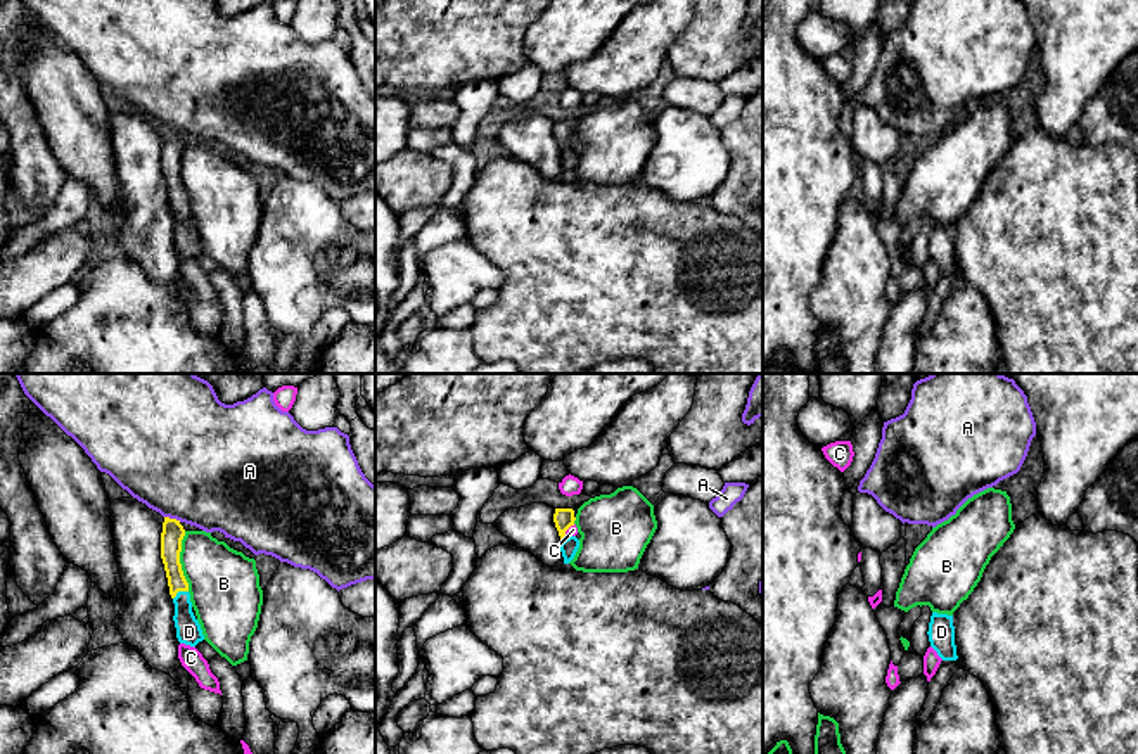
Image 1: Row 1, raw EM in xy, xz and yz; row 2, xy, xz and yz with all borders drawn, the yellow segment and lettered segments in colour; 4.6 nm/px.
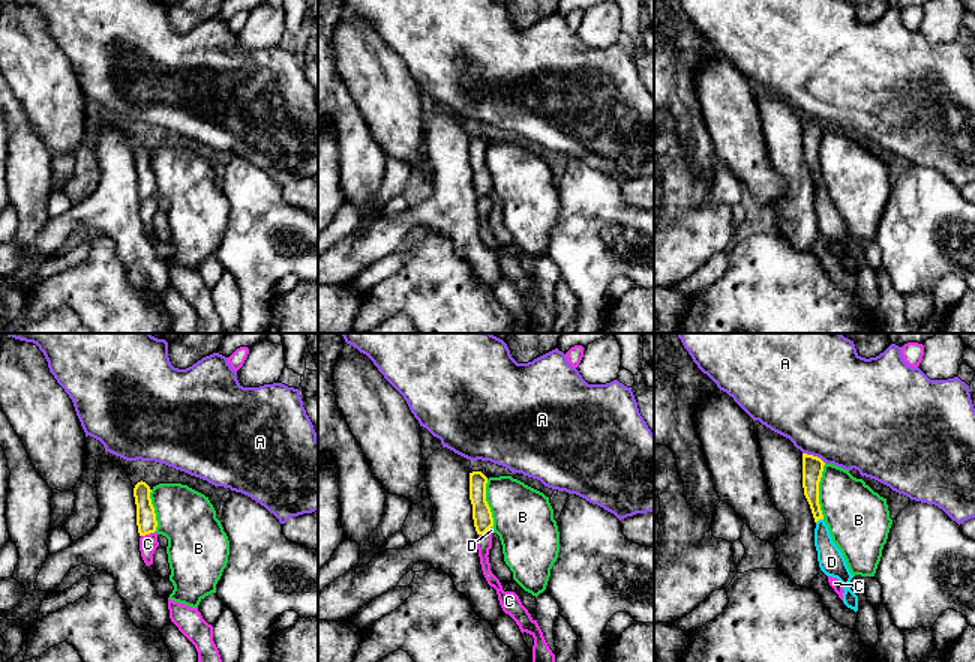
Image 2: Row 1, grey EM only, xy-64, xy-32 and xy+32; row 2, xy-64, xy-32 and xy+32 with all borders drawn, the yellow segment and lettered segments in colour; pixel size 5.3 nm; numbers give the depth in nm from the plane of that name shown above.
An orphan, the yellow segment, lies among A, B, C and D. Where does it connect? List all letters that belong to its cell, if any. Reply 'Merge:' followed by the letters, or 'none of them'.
Merge: D

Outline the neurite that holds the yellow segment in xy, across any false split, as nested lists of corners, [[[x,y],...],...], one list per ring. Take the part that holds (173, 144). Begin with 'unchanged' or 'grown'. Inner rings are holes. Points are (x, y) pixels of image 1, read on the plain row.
grown; [[[164,130],[161,145],[161,171],[164,176],[169,208],[175,216],[175,240],[180,256],[195,259],[204,252],[199,233],[192,225],[189,195],[180,176],[182,152],[185,142],[176,131]]]

